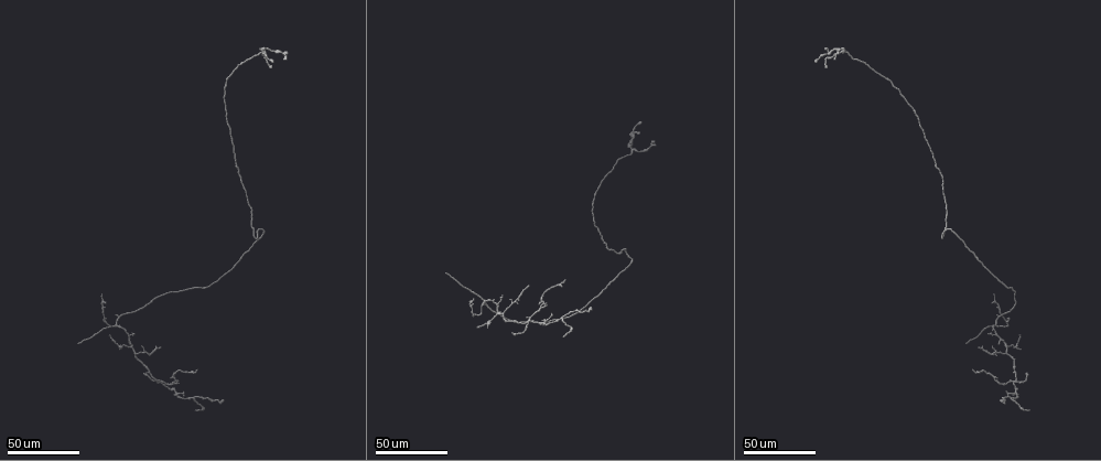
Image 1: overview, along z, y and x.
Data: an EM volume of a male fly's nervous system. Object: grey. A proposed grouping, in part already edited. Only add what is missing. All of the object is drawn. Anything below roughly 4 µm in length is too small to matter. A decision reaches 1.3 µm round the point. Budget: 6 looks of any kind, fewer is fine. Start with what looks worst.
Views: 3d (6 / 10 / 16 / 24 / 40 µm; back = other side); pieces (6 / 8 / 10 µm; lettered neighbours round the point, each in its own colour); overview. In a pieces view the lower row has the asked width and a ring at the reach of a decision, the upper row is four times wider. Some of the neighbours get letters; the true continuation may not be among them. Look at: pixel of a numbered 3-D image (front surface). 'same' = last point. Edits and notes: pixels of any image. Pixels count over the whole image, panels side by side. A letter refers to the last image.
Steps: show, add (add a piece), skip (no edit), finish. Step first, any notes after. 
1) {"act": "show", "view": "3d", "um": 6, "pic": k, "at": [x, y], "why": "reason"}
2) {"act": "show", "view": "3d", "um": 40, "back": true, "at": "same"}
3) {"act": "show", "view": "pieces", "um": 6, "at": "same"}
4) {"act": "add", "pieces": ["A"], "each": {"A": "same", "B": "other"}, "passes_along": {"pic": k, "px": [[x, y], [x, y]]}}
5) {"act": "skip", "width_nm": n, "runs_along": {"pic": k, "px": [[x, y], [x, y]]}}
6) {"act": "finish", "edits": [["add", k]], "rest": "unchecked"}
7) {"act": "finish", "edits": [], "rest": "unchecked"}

{"act": "show", "view": "3d", "um": 24, "pic": 1, "at": [1031, 409], "why": "end of a long branch"}

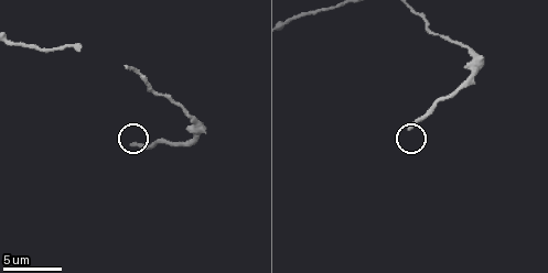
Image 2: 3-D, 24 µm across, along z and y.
{"act": "show", "view": "pieces", "um": 6, "pic": 2, "at": [408, 127]}

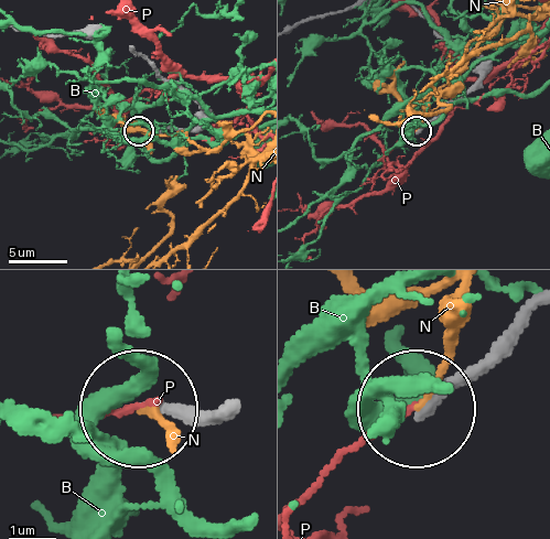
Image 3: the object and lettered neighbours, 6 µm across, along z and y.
{"act": "skip", "each": {"B": "other", "N": "other", "P": "other"}, "runs_along": {"pic": 3, "px": [[217, 405], [150, 409]]}, "found": "no lettered piece goes on from it"}

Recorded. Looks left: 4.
{"act": "show", "view": "3d", "um": 40, "pic": 1, "at": [448, 274], "why": "tapers out"}

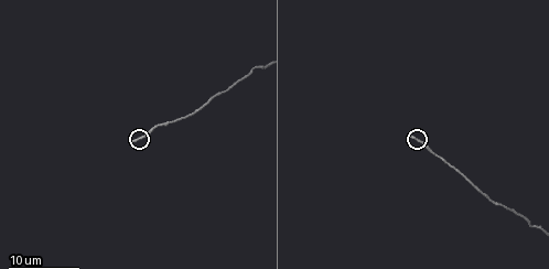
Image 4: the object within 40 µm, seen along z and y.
{"act": "show", "view": "3d", "um": 10, "pic": 4, "at": [409, 137], "why": "closer look"}

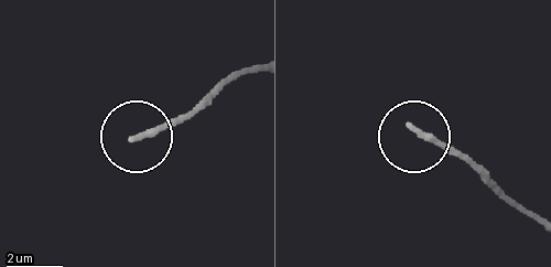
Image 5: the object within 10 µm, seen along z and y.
{"act": "show", "view": "pieces", "um": 8, "pic": 5, "at": [134, 140]}

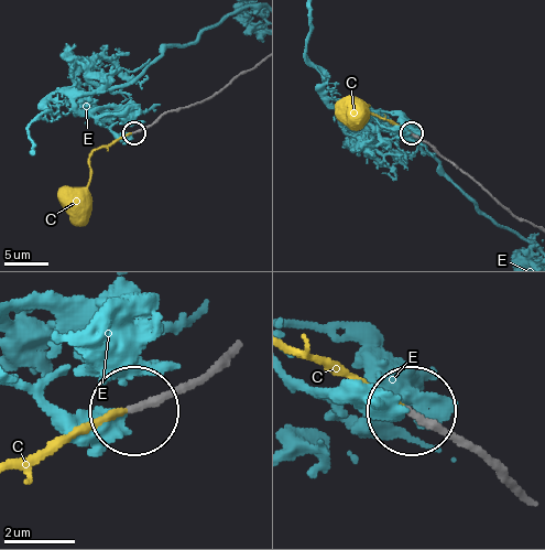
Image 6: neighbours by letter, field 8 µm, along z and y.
{"act": "add", "pieces": ["C"], "width_nm": 180, "each": {"C": "same", "E": "other"}, "passes_along": {"pic": 6, "px": [[219, 367], [196, 387], [98, 414], [19, 459]]}, "found": "the cell continues"}

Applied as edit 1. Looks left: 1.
{"act": "finish", "edits": [["add", 6]], "rest": "unchecked"}

